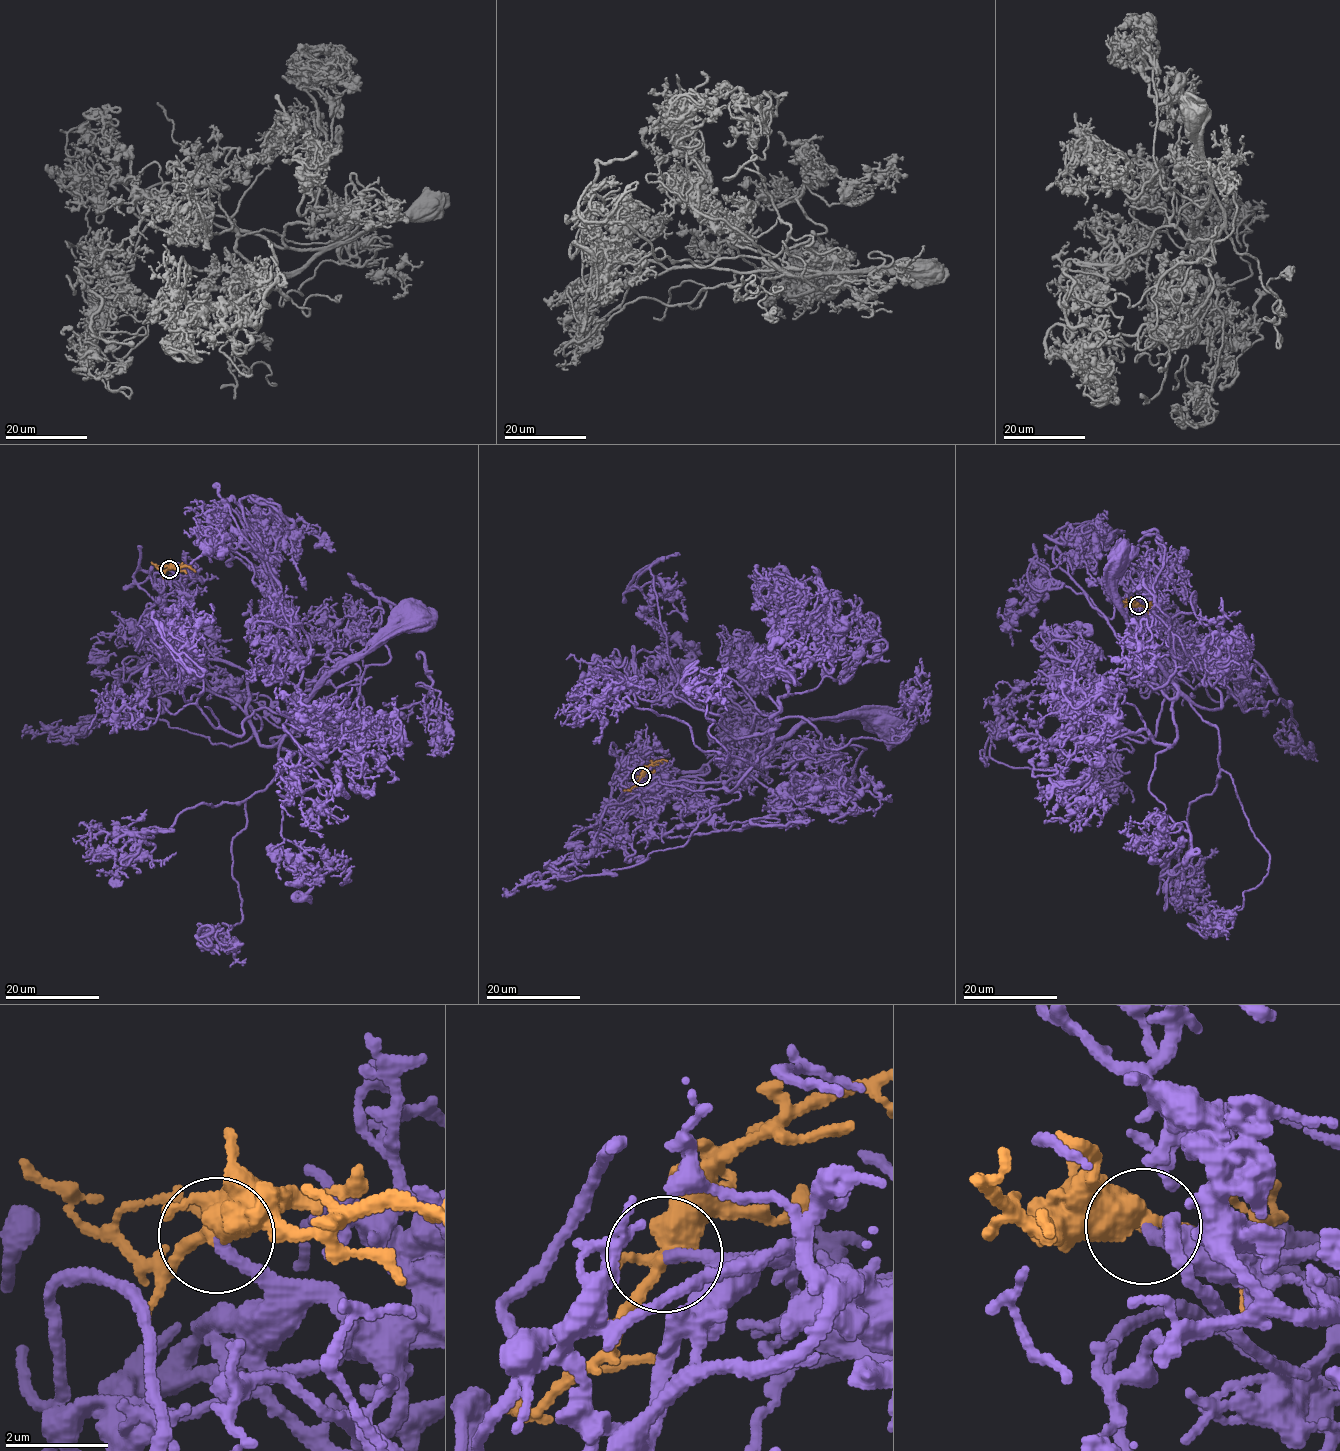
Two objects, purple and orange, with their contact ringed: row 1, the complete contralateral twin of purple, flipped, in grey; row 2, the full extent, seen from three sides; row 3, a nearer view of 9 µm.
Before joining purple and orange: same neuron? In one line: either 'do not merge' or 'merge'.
merge

